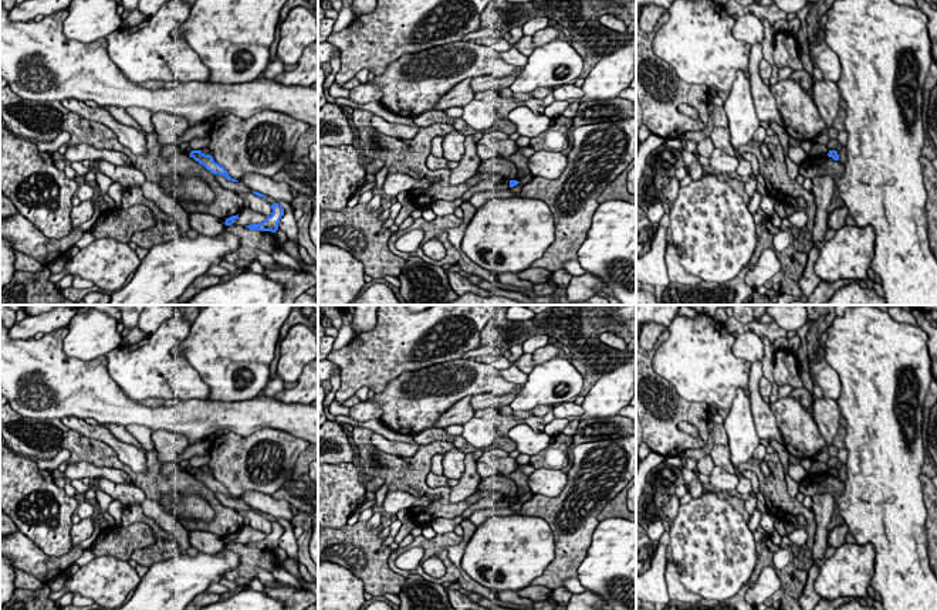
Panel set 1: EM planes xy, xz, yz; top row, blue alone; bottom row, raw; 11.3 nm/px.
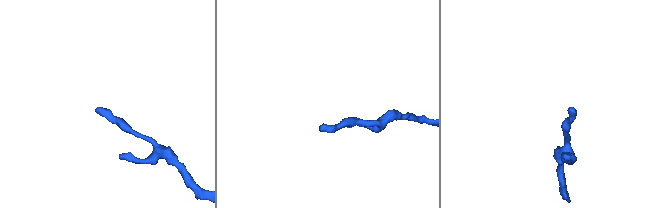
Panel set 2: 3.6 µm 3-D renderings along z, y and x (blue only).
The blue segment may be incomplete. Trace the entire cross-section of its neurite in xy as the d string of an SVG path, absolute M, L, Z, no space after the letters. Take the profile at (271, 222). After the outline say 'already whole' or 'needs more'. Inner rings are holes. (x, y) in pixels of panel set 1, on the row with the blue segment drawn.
M278 203L271 204L273 213L260 224L250 224L246 226L250 230L260 230L260 231L271 231L275 233L278 230L278 223L284 216L284 209Z; already whole

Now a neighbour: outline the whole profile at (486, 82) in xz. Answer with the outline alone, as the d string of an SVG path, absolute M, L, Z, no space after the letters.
M507 75L504 78L497 78L497 77L477 77L471 81L471 89L473 92L481 92L481 91L488 91L488 89L505 89L510 88L510 85L515 81L515 75Z

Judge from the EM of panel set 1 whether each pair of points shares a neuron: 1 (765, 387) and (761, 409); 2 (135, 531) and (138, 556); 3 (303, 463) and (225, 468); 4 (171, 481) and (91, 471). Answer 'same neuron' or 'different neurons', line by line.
1: different neurons
2: different neurons
3: different neurons
4: different neurons

